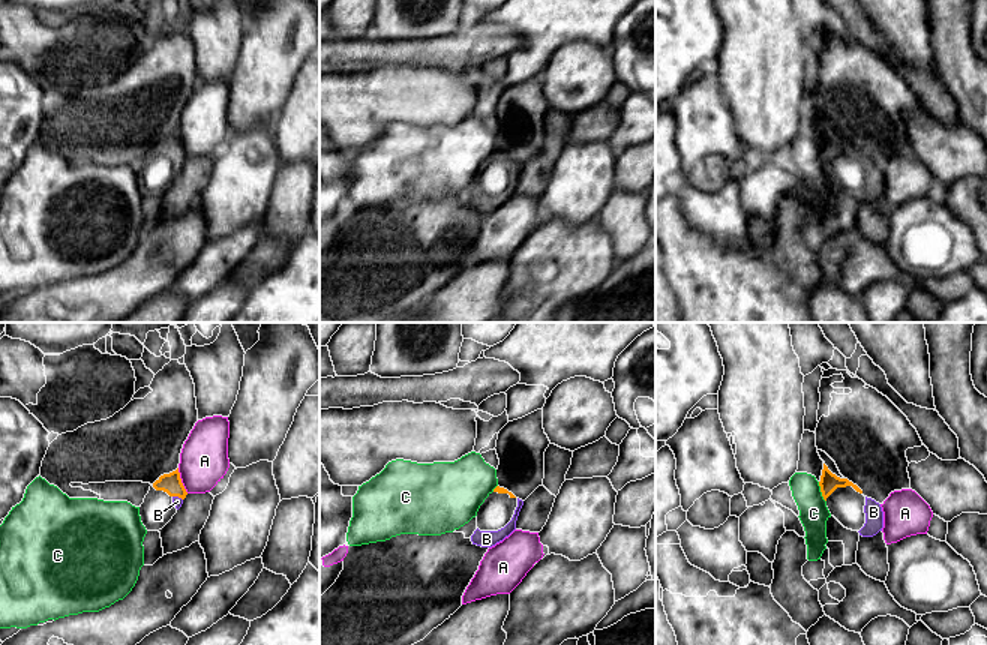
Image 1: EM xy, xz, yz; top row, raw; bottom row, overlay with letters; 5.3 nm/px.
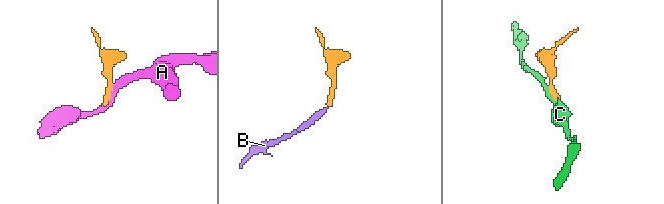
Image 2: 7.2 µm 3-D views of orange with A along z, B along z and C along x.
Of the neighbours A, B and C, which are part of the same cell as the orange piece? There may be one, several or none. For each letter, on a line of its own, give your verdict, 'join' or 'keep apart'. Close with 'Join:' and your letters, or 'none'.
A: keep apart
B: join
C: keep apart
Join: B

